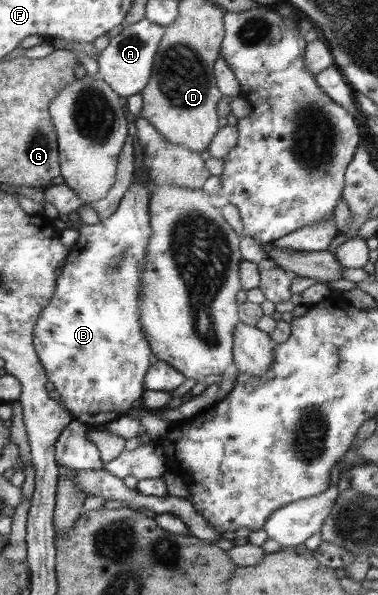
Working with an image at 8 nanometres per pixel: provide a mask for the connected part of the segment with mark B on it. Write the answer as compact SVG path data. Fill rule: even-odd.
M142 165L135 168L129 186L125 189L115 212L105 220L78 227L78 240L65 257L61 276L57 277L52 299L36 320L33 336L36 352L44 367L48 381L59 393L57 401L73 419L89 424L90 428L107 424L129 410L131 402L143 392L144 376L148 372L149 349L147 337L142 333L137 316L140 272L147 258L147 244L151 235L147 191L151 179Z

